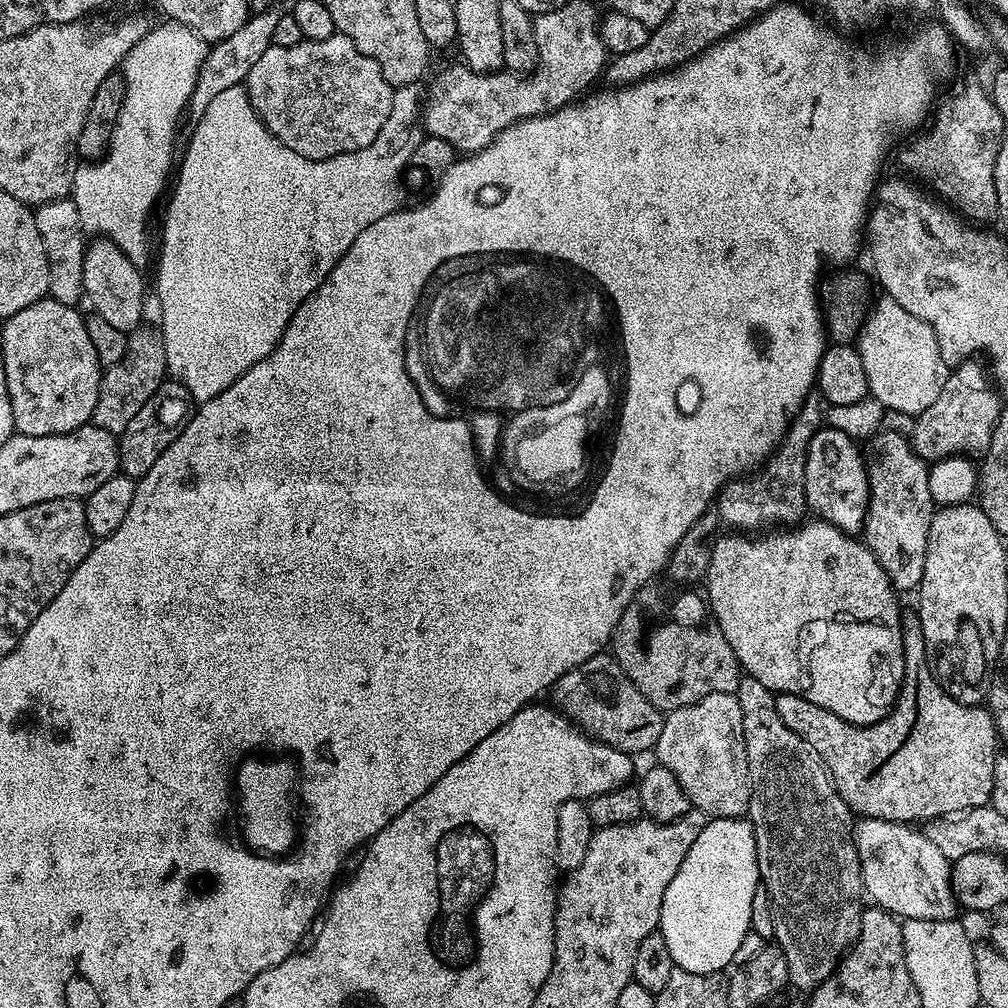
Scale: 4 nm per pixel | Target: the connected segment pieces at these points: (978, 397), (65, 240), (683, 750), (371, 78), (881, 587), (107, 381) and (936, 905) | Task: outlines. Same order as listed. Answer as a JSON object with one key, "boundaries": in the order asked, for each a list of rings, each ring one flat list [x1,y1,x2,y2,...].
{"boundaries":[[[964,361,957,365,949,373,937,401,915,417,910,439,912,447,926,462,954,455,976,458,989,449,993,428,1002,411,1002,398,987,369,983,369,977,362]],[[70,198,63,200,51,200,39,205,35,209,36,225,38,234,42,234,42,246,46,249,46,262,48,263,48,296,53,300,70,304,79,305,79,300,85,299,83,288,83,260,86,247,86,233,82,226,82,218,78,218,78,206]],[[733,693,710,694,696,704,667,713,662,734,658,734,654,756,663,768,670,770,670,774,678,778,682,790,686,790,686,798,691,807,702,810,710,818,740,818,747,813,752,793,748,785,748,755,742,734,742,710,738,706,738,698]],[[339,34,325,40,305,39,298,46,268,48,250,69,246,87,248,101,270,134,308,160,334,158,370,146,390,114,394,91,382,78,378,62]],[[808,518,795,526,768,530,763,534,732,535,736,536,717,535,712,542,710,570,706,577,706,603,722,634,726,634,726,642,730,642,730,650,734,650,741,669,762,682,762,686,769,688,773,694,806,698,806,702,814,702,814,706,822,706,822,710,830,710,830,714,838,714,838,718,851,724,876,724,883,716,887,716,892,711,892,705,900,694,900,683,904,680,904,622,900,604,896,601,898,593,892,587,886,570,882,570,878,558,874,558,863,539,819,518]],[[141,323,139,327,127,333,126,354,122,362,103,369,98,390,98,402,94,406,94,414,91,423,97,424,102,430,113,434,119,434,130,426,134,414,150,402,154,390,163,384,168,372,166,362,166,346,164,345,164,333,159,327]],[[861,817,853,825,865,895,877,907,904,920,951,920,958,905,952,894,952,865,923,831,895,820]]]}

